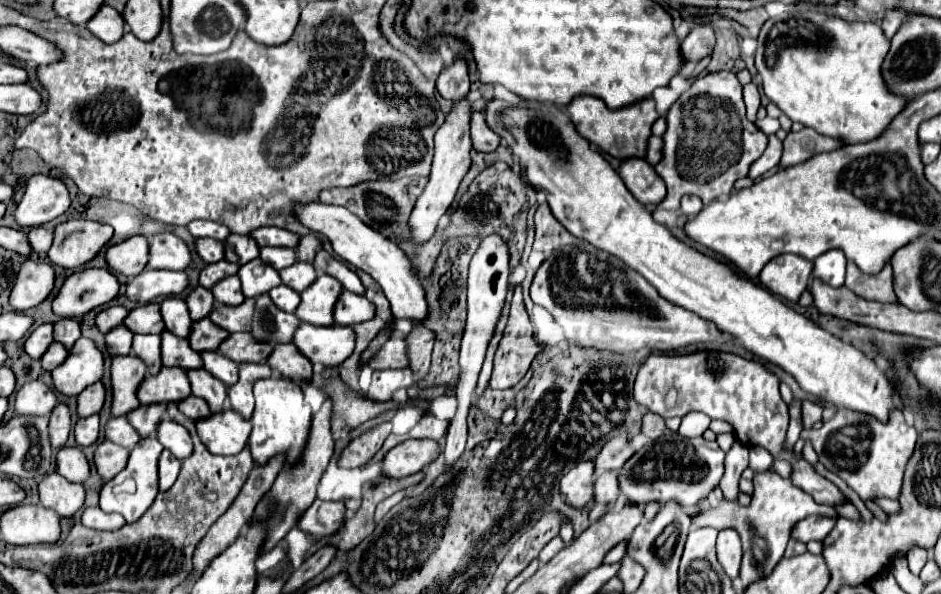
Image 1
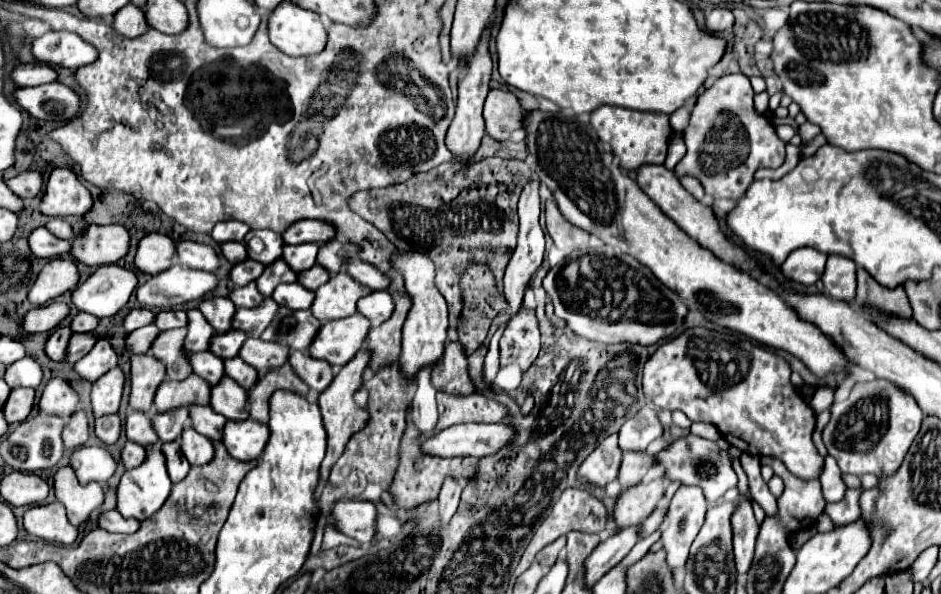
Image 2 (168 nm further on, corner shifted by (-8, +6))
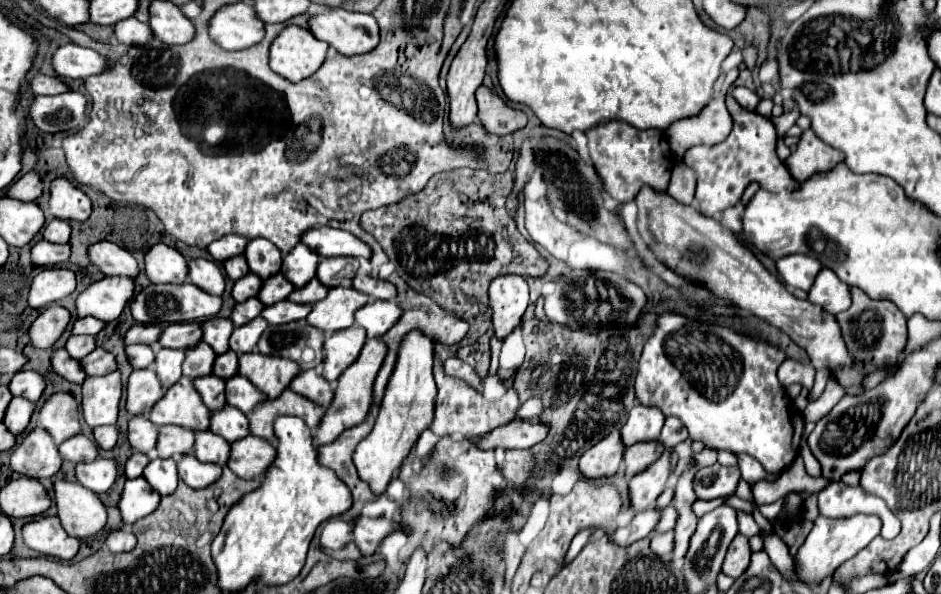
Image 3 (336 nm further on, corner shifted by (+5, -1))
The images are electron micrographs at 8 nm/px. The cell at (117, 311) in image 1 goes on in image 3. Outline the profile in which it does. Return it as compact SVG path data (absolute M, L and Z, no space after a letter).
M132 325L126 335L124 335L124 345L132 345L132 343L146 343L146 345L154 345L158 341L158 335L162 333L160 327L156 325Z

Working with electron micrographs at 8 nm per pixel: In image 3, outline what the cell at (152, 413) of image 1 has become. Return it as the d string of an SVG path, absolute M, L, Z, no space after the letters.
M180 425L160 427L156 451L158 451L158 457L162 457L162 459L192 453L192 431L180 427Z

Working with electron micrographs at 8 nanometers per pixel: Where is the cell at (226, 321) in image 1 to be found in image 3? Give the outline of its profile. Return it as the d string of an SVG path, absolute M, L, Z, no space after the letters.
M256 317L248 325L236 327L234 333L232 333L232 337L230 337L230 347L238 355L252 351L256 347L256 341L260 339L260 333L264 333L266 327L268 327L268 323L264 321L264 317Z

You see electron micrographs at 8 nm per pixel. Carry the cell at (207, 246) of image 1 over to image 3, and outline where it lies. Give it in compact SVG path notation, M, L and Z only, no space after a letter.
M244 255L230 257L230 259L222 261L222 265L224 265L224 271L226 271L226 275L228 275L232 281L240 279L244 273L248 273L248 271L250 271L250 269L248 269L248 263L244 261Z

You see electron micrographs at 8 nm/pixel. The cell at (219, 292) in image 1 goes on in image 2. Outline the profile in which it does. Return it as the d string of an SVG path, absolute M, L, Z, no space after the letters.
M251 282L251 284L243 286L243 288L235 288L233 294L231 294L231 300L233 300L233 304L237 308L255 308L255 306L259 306L263 302L263 296L257 290L255 282Z

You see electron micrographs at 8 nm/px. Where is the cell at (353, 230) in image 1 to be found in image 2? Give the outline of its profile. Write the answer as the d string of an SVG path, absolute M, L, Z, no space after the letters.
M415 250L399 252L393 262L395 262L395 268L401 270L407 292L413 298L413 306L403 324L403 344L401 344L401 358L399 358L401 374L407 380L411 380L423 368L433 368L443 358L443 350L445 350L445 342L447 342L447 304L445 304L445 298L441 298L439 290L433 284L435 268L433 268L433 262L425 254L415 252Z

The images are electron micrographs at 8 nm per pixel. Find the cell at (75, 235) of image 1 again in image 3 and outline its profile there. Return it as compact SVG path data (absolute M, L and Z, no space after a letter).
M96 241L86 251L90 265L98 267L104 275L126 275L136 277L138 275L138 263L136 259L122 247L118 247L112 241Z

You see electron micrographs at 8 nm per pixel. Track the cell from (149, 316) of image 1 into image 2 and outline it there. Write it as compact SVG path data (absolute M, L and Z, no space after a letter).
M167 310L167 312L159 312L157 314L157 322L155 326L165 332L165 330L171 330L171 328L181 328L181 326L187 326L187 314L183 310Z

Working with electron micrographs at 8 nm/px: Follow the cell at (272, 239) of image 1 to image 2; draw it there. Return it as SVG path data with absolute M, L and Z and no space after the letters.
M301 220L295 222L293 226L287 228L287 232L283 234L285 244L301 244L301 242L329 242L329 238L335 238L335 230L333 226L329 226L329 222L321 222L321 220Z

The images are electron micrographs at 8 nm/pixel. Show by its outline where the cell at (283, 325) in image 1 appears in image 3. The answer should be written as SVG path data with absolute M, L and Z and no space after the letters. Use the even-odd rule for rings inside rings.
M306 319L290 321L284 325L268 325L262 333L256 349L264 355L278 355L296 361L302 369L314 369L322 361L324 331L306 323ZM306 349L312 351L312 359L306 361Z

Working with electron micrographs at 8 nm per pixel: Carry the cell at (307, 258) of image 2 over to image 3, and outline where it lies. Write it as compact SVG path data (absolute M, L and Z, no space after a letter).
M296 245L282 261L282 275L296 287L306 285L314 275L316 275L316 265L318 265L316 253L312 253L306 245Z

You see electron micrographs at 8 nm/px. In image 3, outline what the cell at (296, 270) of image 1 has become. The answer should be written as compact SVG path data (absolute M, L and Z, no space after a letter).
M314 277L314 279L308 281L308 285L304 285L300 289L294 289L288 295L288 299L294 301L294 303L314 303L314 301L324 299L326 293L328 293L328 287L320 285L320 281L316 281L316 277Z

